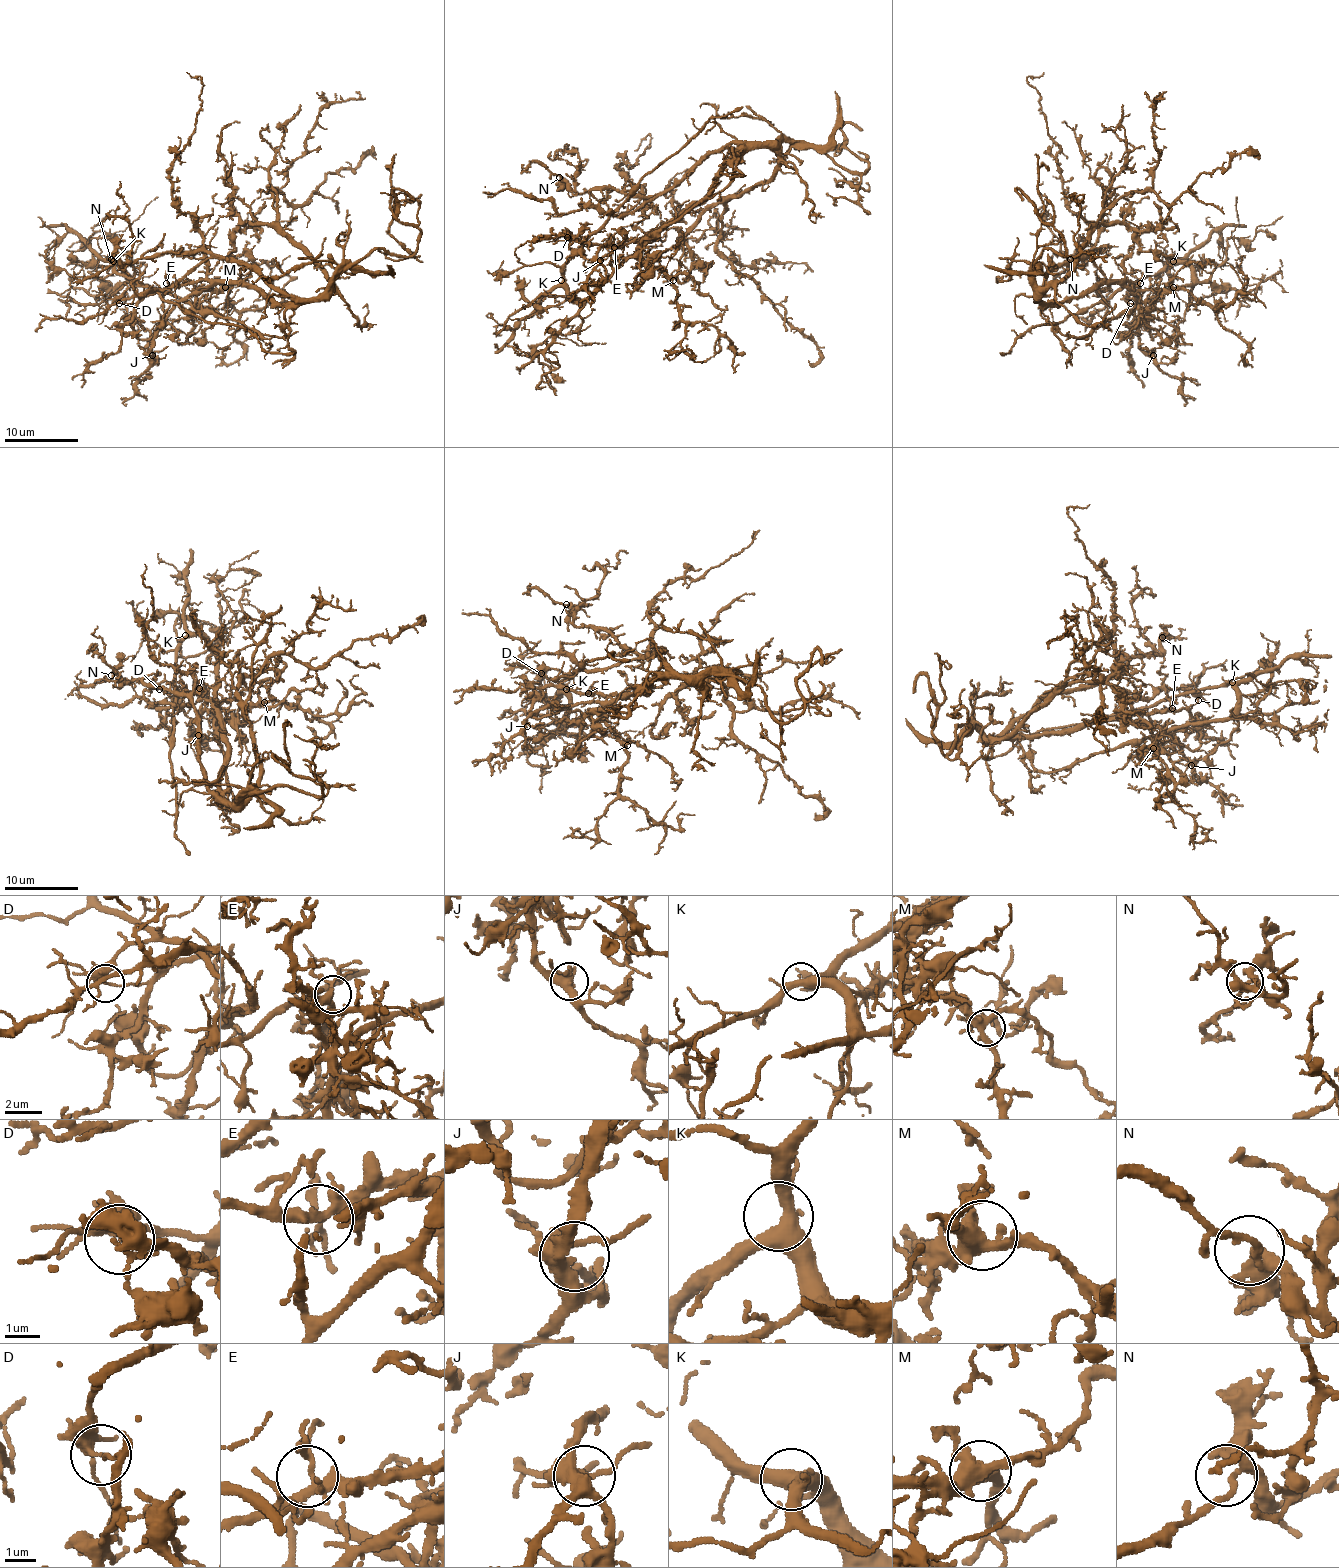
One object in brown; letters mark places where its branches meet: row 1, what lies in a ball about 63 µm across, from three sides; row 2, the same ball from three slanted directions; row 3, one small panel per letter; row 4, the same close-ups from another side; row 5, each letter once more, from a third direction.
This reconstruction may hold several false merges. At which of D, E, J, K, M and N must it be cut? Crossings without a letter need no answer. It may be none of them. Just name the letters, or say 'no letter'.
D

